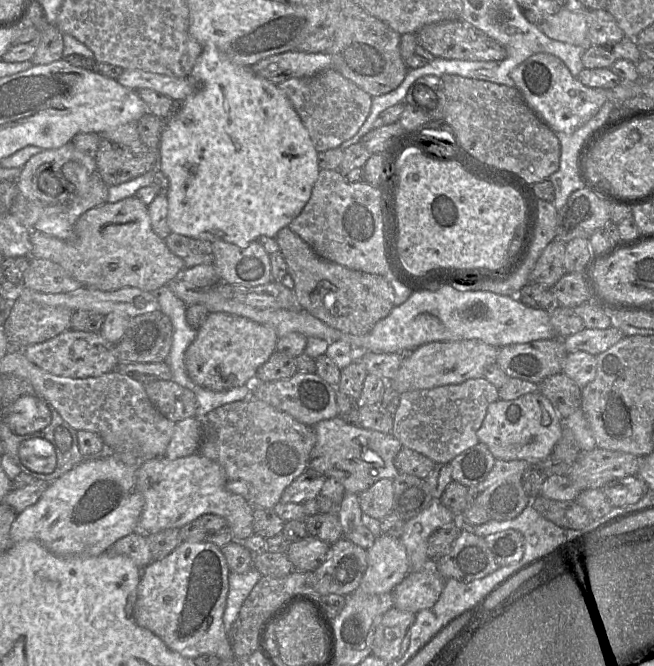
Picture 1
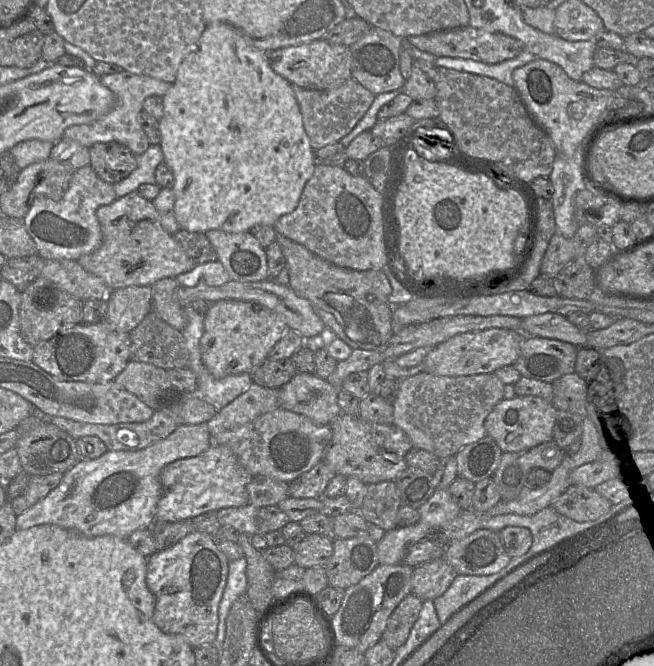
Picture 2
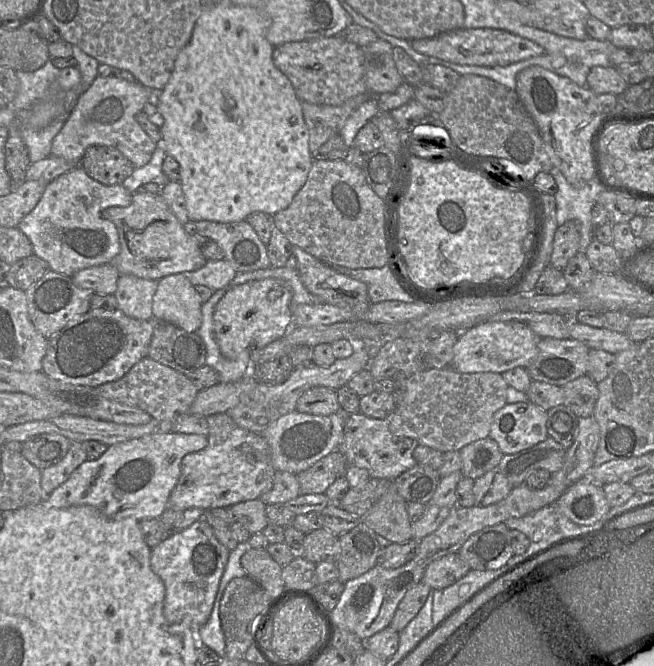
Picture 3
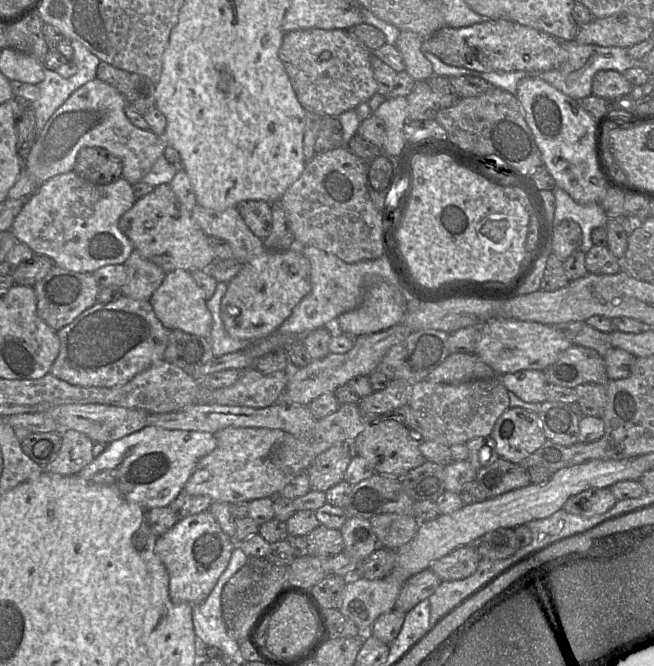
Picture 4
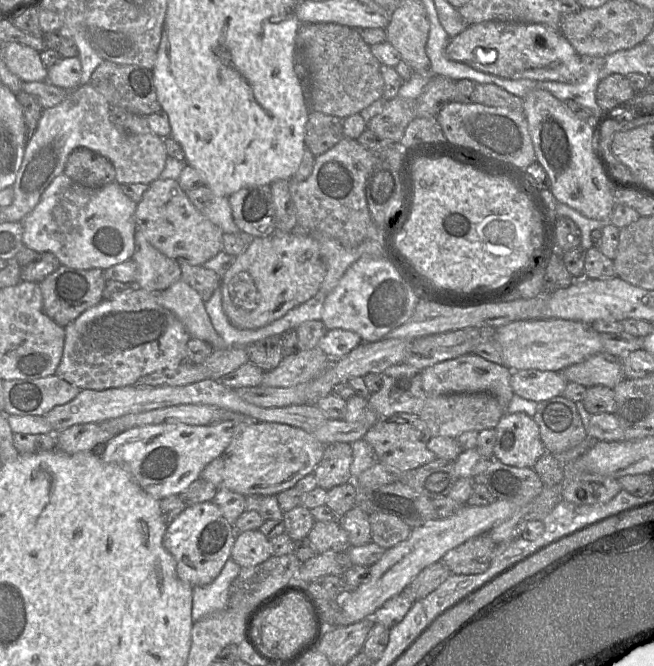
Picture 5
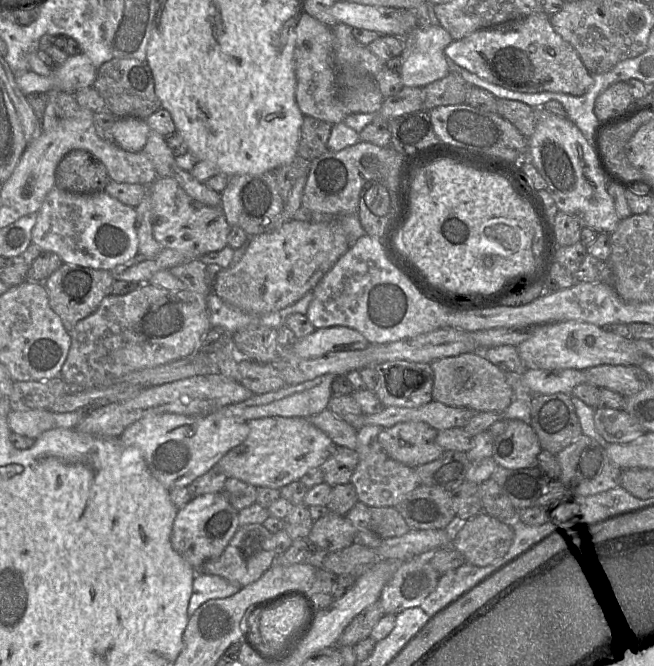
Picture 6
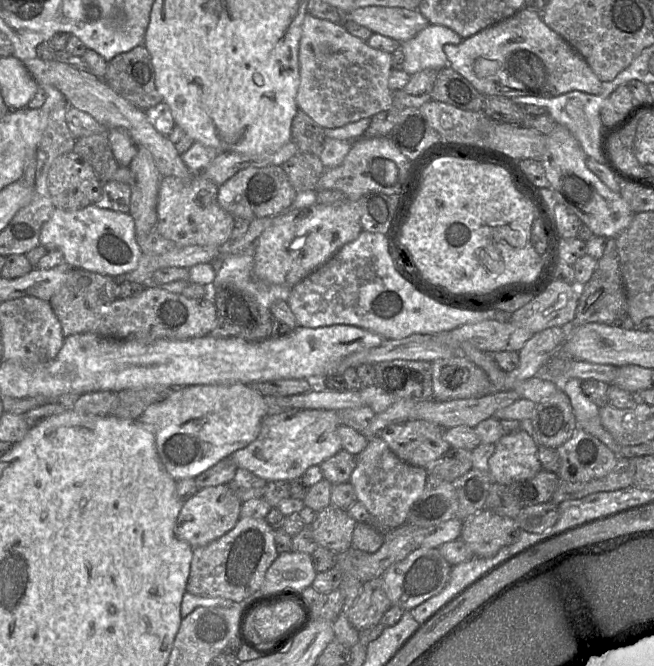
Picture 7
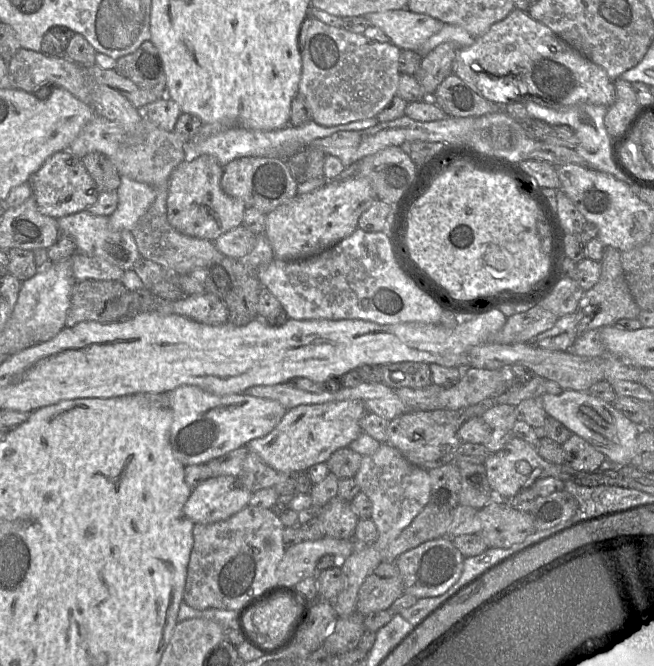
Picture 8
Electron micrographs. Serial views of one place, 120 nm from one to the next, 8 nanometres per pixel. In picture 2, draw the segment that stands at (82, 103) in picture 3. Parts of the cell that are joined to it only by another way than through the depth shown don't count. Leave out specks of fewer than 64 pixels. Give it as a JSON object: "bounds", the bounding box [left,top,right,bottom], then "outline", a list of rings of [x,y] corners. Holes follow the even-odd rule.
{"bounds":[62,70,172,155],"outline":[[[126,70],[118,74],[101,76],[100,81],[113,93],[114,106],[104,116],[91,123],[68,127],[62,138],[77,141],[88,148],[95,143],[114,141],[125,145],[136,155],[142,155],[151,145],[140,124],[140,113],[143,111],[144,100],[150,96],[163,97],[172,84],[149,76],[133,74]]]}

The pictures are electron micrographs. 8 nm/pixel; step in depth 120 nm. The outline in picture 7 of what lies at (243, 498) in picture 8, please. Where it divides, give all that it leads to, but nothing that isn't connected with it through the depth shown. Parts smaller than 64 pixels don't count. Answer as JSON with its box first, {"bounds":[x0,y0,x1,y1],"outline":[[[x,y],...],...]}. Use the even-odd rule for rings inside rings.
{"bounds":[175,484,242,548],"outline":[[[228,484],[200,489],[184,502],[178,515],[175,533],[177,537],[193,548],[206,546],[231,530],[240,518],[242,502]]]}

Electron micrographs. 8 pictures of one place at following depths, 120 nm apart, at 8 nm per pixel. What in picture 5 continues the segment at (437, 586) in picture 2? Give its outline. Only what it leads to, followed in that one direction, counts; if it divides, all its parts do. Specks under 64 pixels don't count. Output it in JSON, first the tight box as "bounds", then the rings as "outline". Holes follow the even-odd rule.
{"bounds":[441,533,497,574],"outline":[[[483,533],[450,549],[441,561],[451,574],[482,573],[489,568],[497,546],[488,533]]]}

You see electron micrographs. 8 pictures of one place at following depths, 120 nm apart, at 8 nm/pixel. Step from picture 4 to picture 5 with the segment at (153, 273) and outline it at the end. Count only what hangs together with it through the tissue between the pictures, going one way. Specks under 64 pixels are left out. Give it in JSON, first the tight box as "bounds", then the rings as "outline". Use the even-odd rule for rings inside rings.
{"bounds":[131,230,181,292],"outline":[[[137,230],[131,260],[137,266],[135,285],[138,288],[161,292],[181,279],[180,265],[155,249]]]}

